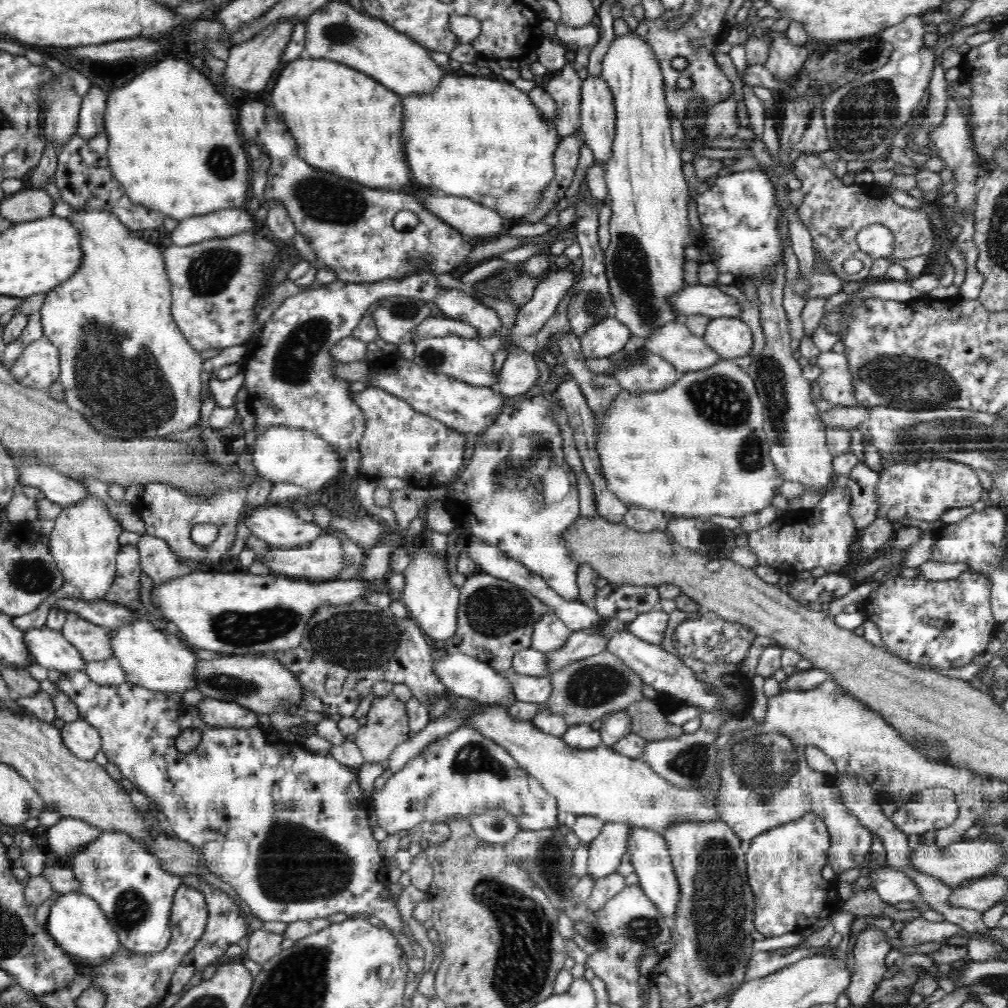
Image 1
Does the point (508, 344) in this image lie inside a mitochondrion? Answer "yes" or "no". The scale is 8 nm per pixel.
no

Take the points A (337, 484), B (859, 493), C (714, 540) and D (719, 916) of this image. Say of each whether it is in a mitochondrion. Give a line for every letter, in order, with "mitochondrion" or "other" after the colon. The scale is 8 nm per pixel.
A: other
B: other
C: mitochondrion
D: mitochondrion

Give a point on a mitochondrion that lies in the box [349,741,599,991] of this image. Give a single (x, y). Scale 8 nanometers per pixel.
(550, 864)

